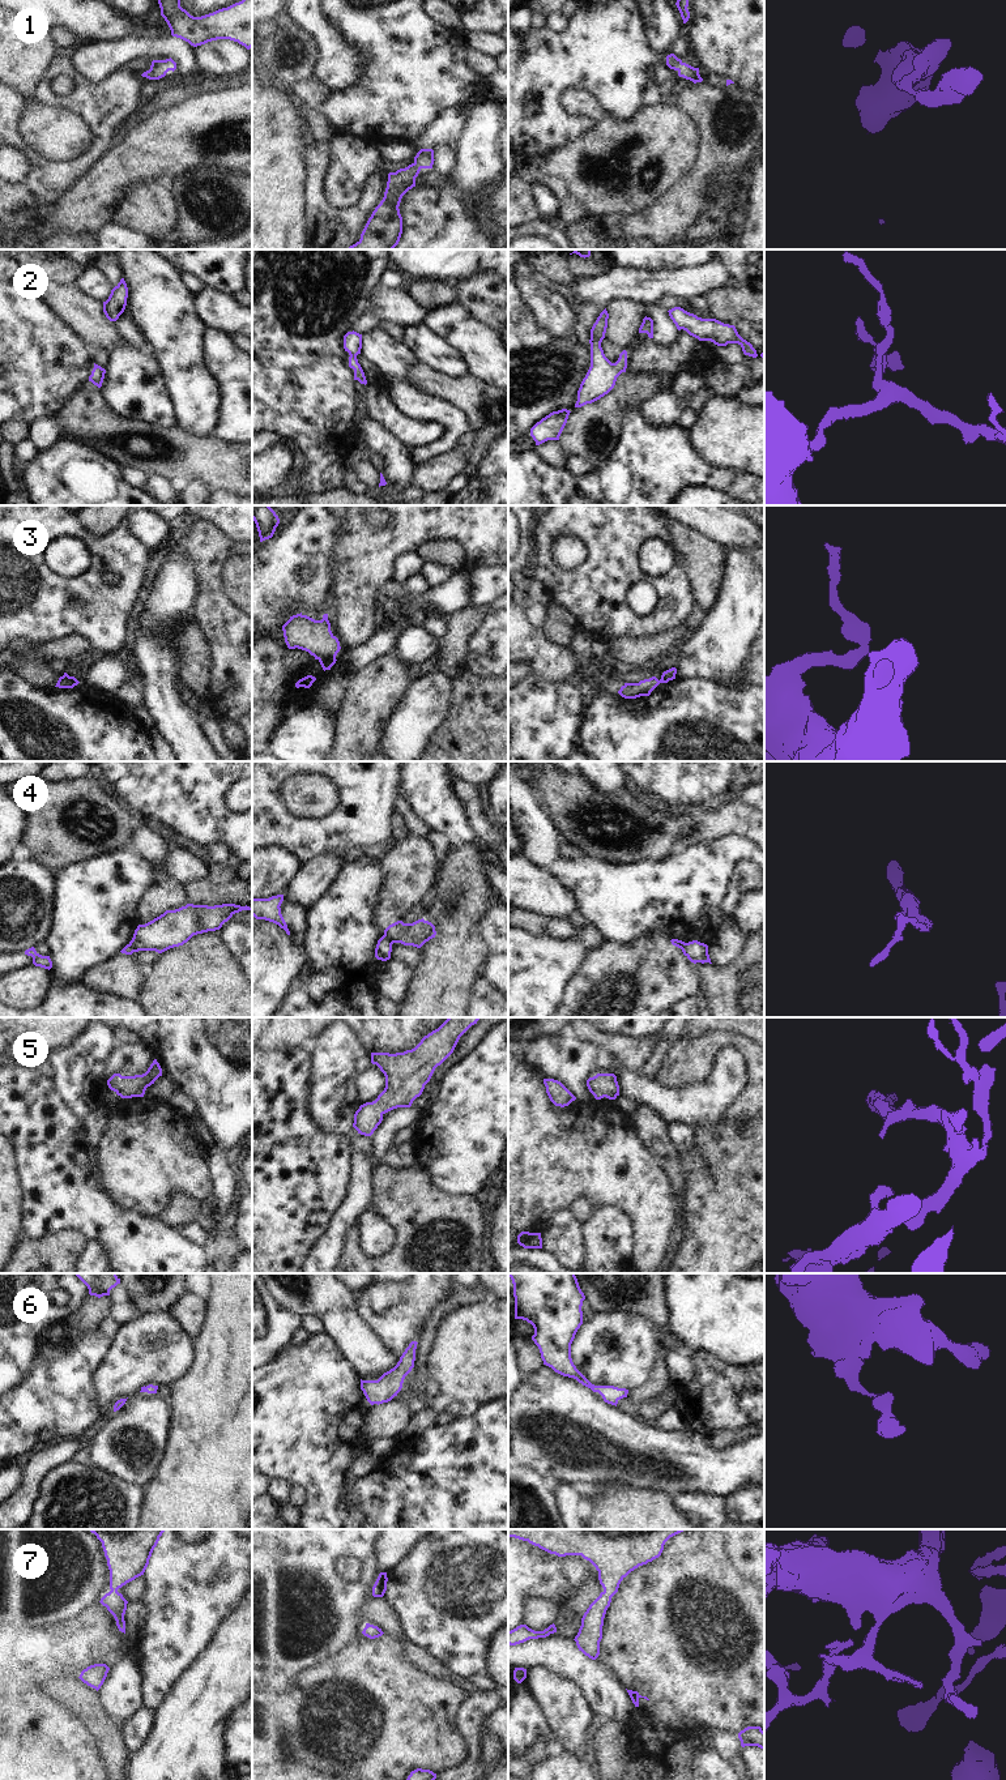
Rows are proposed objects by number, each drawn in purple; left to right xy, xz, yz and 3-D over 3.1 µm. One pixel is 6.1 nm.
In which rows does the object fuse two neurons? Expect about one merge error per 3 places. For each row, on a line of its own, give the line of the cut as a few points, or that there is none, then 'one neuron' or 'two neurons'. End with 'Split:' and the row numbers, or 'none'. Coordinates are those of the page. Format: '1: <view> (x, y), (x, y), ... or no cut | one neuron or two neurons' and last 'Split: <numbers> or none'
1: no cut | one neuron
2: no cut | one neuron
3: xz (335, 656), (319, 660) | two neurons
4: xz (384, 934), (392, 943) | two neurons
5: no cut | one neuron
6: no cut | one neuron
7: no cut | one neuron
Split: 3, 4

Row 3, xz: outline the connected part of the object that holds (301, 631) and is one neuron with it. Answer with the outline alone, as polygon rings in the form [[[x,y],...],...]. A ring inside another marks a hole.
[[[297,614],[282,626],[285,643],[289,649],[308,652],[315,660],[332,658],[340,652],[340,641],[331,631],[328,614],[321,620]]]

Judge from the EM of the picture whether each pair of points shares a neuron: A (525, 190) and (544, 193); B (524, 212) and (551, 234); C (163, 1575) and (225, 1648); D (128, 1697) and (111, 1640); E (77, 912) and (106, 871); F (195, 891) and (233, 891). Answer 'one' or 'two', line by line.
A: two
B: two
C: two
D: two
E: one
F: one

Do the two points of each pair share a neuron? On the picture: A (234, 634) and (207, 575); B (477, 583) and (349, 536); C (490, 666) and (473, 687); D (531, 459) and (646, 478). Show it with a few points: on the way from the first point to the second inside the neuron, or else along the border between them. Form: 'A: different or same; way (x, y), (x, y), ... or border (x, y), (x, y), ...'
A: same; way (220, 619), (213, 609), (210, 589)
B: different; border (465, 563), (481, 568), (494, 567)
C: different; border (464, 670), (484, 678), (494, 678)
D: same; way (559, 483), (617, 483)

